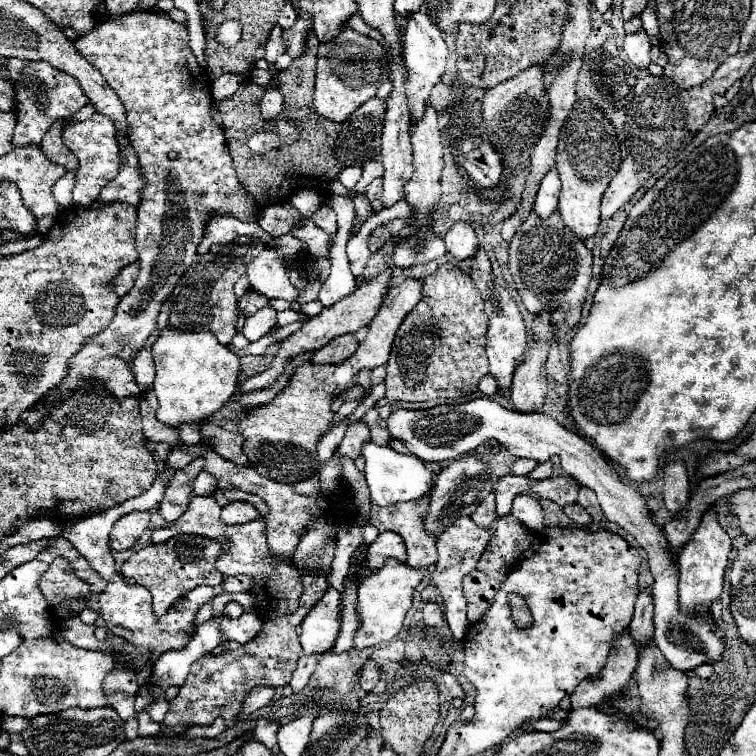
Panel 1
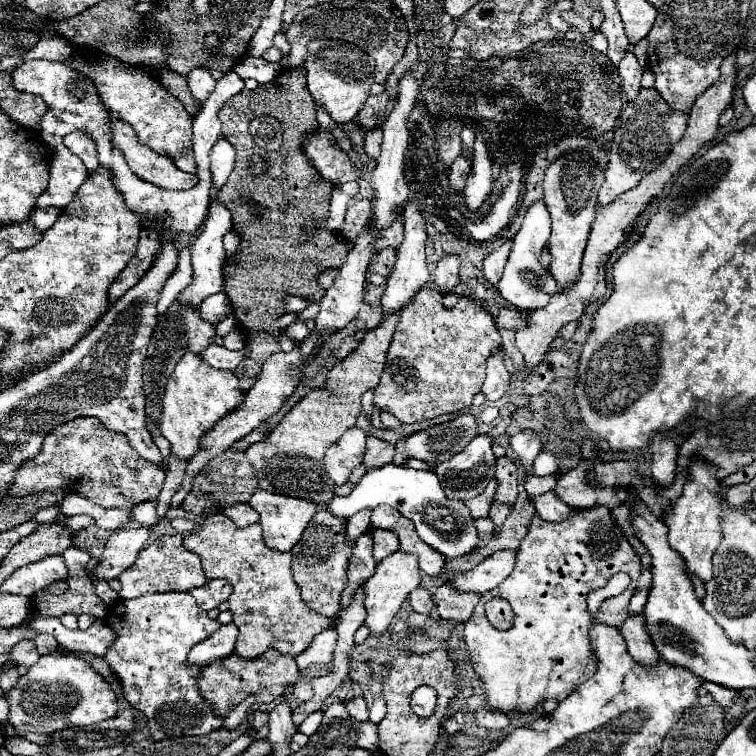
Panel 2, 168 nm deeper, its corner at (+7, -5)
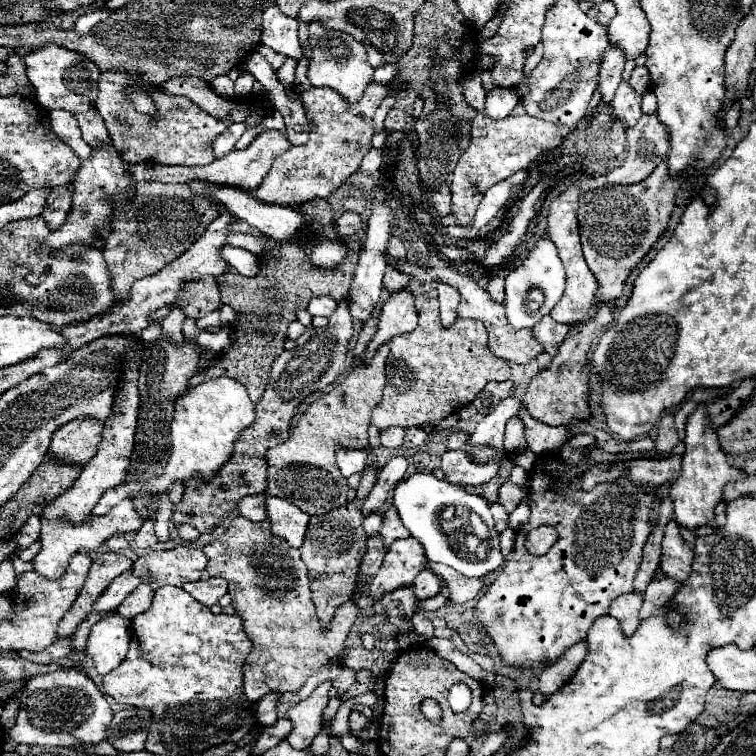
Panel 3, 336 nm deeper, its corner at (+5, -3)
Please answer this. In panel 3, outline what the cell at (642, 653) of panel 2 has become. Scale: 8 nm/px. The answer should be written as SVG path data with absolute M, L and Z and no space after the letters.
M631 591L631 593L625 593L625 595L617 597L613 601L613 605L609 607L609 615L619 619L625 635L633 635L635 629L639 627L639 623L641 623L639 621L641 603L643 603L643 595L637 593L637 591Z

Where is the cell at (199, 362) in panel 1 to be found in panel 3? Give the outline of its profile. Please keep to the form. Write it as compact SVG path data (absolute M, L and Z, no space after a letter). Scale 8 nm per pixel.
M211 379L195 389L185 391L177 399L177 411L171 423L171 459L165 467L163 475L159 479L146 482L133 482L127 485L117 485L115 489L109 489L97 505L93 507L93 515L103 515L111 507L115 507L125 495L143 493L143 491L169 491L175 481L187 483L189 479L201 479L209 481L217 469L223 467L223 463L233 455L233 445L239 439L239 435L253 425L255 421L255 405L249 399L245 387L237 383L235 379Z

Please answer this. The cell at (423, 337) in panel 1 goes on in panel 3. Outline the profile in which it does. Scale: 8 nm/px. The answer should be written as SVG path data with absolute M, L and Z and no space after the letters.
M427 299L419 311L419 325L413 333L393 337L389 341L389 357L387 357L387 383L383 389L381 403L373 409L371 423L377 429L387 427L419 427L421 423L439 423L443 417L457 413L461 407L469 405L477 393L489 381L505 381L509 379L511 369L509 363L497 359L487 347L487 331L481 321L475 319L457 319L457 323L445 329L439 321L437 299Z

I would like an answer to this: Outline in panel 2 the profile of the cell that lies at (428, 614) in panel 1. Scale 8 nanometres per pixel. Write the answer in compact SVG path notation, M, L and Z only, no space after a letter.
M421 587L415 589L415 591L409 595L409 601L411 601L411 607L413 607L417 613L431 613L433 601L431 601L427 589L421 589Z

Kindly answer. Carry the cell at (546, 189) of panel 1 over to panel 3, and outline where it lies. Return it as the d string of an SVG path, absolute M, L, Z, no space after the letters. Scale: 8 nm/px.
M547 235L537 243L537 247L523 259L523 265L511 269L505 279L505 309L507 319L513 329L533 329L541 317L549 315L555 303L561 299L565 291L565 269L557 255L555 245L547 239Z

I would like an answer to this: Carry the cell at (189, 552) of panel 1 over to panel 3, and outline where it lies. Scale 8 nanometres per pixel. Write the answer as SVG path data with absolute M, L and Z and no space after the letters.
M177 545L171 551L151 551L139 555L133 565L137 577L153 577L151 587L159 589L163 585L181 587L187 581L199 581L203 569L207 567L207 557L197 547Z

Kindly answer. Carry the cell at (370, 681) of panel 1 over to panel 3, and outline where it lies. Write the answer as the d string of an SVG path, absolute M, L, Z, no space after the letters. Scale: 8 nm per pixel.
M353 711L351 717L349 717L349 729L351 729L351 733L353 733L355 737L359 737L361 731L365 729L365 725L367 725L367 719L365 719L359 711Z

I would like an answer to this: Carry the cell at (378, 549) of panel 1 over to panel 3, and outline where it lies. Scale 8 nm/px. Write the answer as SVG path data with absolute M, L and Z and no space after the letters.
M391 505L385 515L383 515L383 527L381 527L381 537L385 541L385 547L389 547L395 539L405 539L409 537L411 533L405 529L405 525L401 523L399 515L397 515L397 509Z

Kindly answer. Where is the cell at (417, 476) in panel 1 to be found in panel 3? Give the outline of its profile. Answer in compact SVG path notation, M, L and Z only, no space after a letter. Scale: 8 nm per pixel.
M415 473L397 485L393 505L409 533L423 543L429 561L449 565L465 577L483 577L503 565L505 557L499 547L495 519L481 495L441 481L435 475Z

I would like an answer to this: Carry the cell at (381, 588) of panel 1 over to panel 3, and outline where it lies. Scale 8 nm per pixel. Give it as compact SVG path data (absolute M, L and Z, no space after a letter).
M415 537L397 539L389 547L381 569L369 581L369 593L373 599L379 599L385 591L407 587L427 567L427 557L423 545Z

